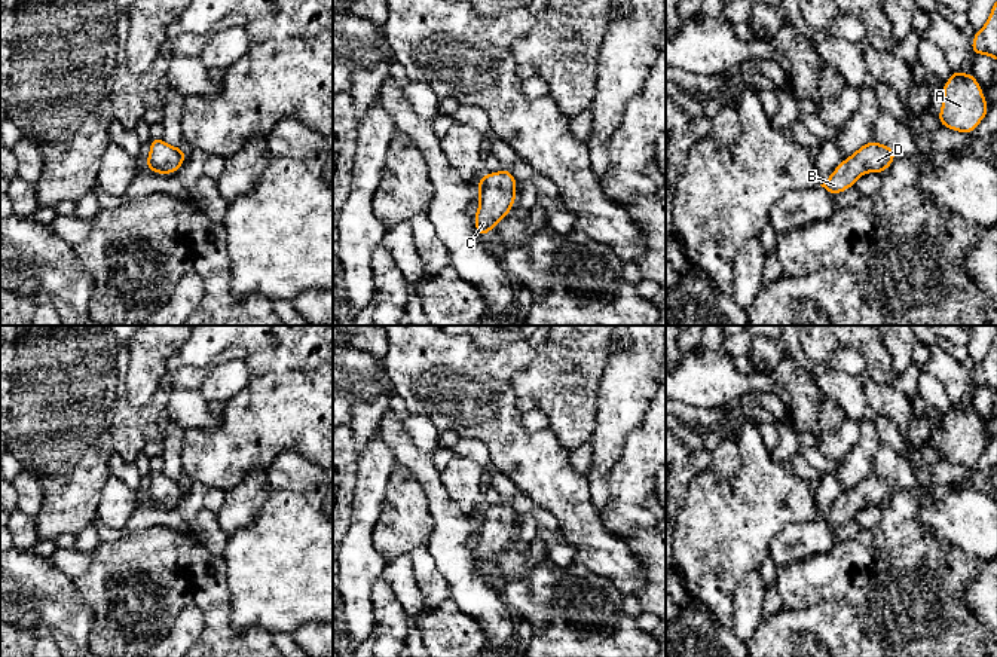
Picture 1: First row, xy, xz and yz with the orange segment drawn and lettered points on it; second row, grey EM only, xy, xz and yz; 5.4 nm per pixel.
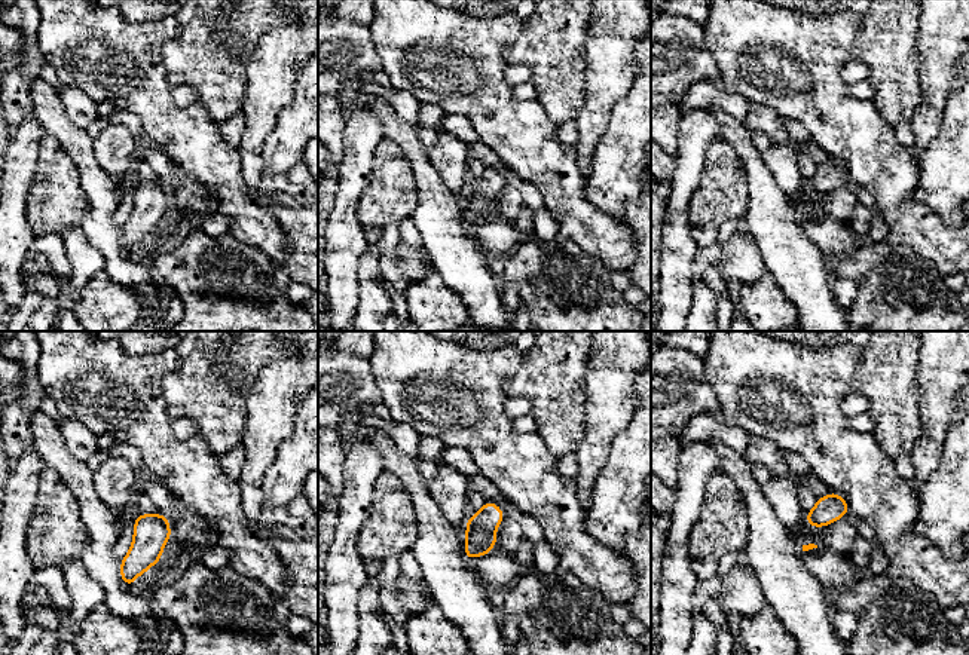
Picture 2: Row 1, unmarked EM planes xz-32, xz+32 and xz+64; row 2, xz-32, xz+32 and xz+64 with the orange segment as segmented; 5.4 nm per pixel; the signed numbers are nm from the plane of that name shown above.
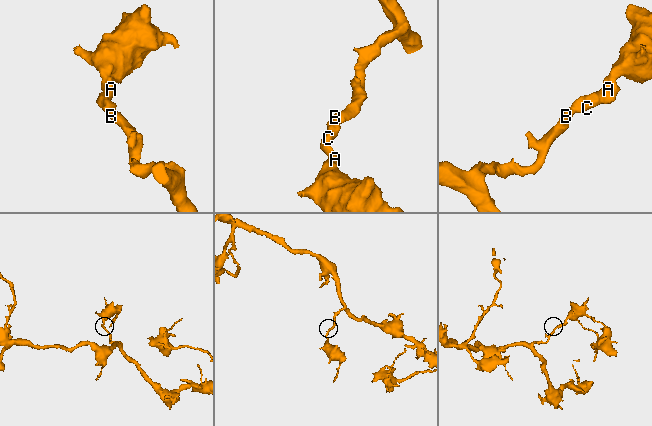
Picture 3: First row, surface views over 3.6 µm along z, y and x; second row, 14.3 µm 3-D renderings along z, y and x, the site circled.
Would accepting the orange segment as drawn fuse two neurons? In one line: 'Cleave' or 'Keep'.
Keep

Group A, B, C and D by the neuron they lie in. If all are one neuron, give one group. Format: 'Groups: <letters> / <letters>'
Groups: A B C D

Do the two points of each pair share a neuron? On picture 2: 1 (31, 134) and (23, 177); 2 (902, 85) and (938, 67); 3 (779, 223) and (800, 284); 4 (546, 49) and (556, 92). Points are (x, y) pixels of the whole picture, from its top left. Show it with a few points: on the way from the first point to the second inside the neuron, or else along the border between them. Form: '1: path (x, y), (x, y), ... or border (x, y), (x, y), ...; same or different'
1: path (24, 144), (23, 167); same
2: border (917, 42), (919, 104), (914, 112); different
3: path (780, 238), (800, 269); same
4: path (547, 60), (547, 66), (556, 75), (556, 82); same

